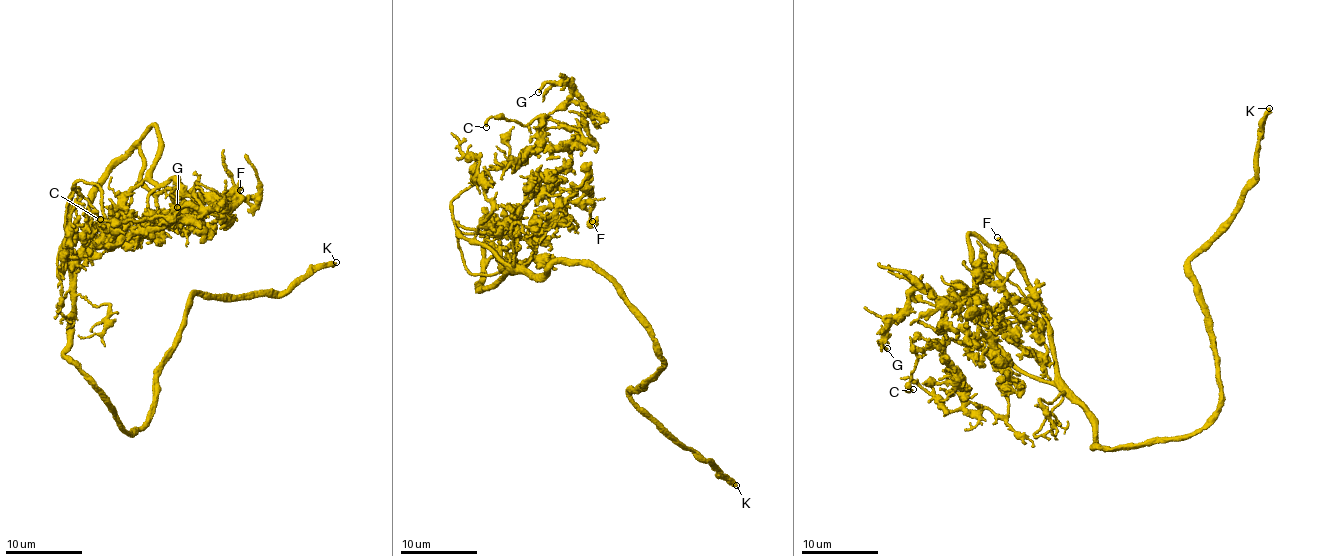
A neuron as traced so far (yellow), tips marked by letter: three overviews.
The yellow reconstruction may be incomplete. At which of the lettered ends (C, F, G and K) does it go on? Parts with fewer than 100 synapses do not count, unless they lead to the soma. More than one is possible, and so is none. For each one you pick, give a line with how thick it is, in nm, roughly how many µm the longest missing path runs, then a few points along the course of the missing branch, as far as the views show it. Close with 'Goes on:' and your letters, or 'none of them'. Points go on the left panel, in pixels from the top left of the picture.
K: Thickness 440 nm. Missing length about 140 µm
Goes on: K

